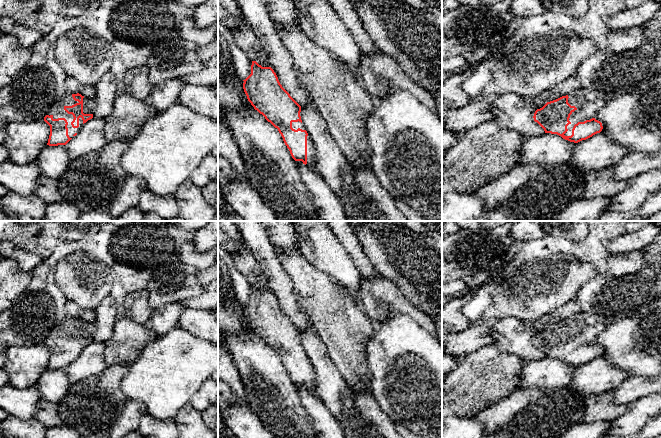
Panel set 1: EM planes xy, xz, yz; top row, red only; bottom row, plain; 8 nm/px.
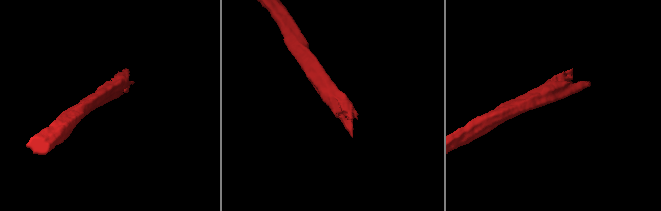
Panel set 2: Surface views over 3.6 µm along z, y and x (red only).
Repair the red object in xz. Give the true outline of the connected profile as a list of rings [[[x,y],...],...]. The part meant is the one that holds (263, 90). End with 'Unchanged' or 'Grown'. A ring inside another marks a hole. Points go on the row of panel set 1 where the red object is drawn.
[[[252,61],[251,74],[243,81],[244,92],[252,105],[247,111],[257,110],[262,114],[278,129],[292,158],[295,161],[302,161],[309,169],[318,172],[314,146],[301,120],[301,106],[282,87],[274,70],[271,67],[262,67],[256,61]]]. Grown

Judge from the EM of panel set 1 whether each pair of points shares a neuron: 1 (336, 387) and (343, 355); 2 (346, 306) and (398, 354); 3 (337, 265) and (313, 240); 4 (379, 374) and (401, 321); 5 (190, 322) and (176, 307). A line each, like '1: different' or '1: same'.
1: different
2: different
3: same
4: same
5: different

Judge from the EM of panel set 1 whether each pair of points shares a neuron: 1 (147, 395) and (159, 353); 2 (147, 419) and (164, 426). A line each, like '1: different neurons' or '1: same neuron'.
1: same neuron
2: same neuron

